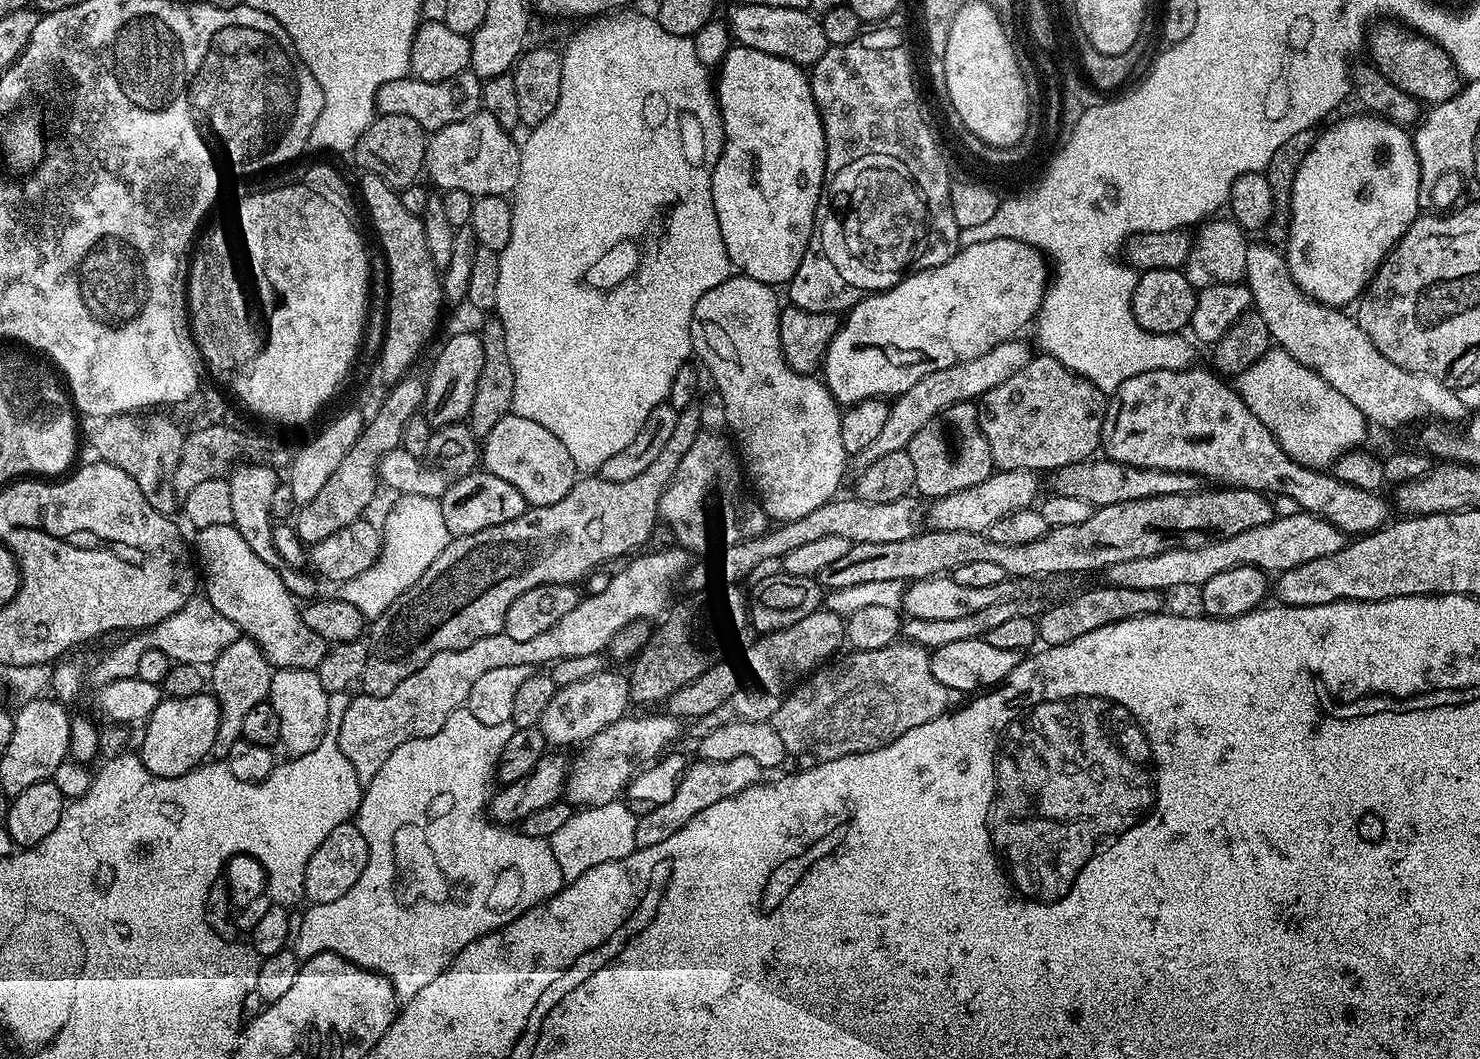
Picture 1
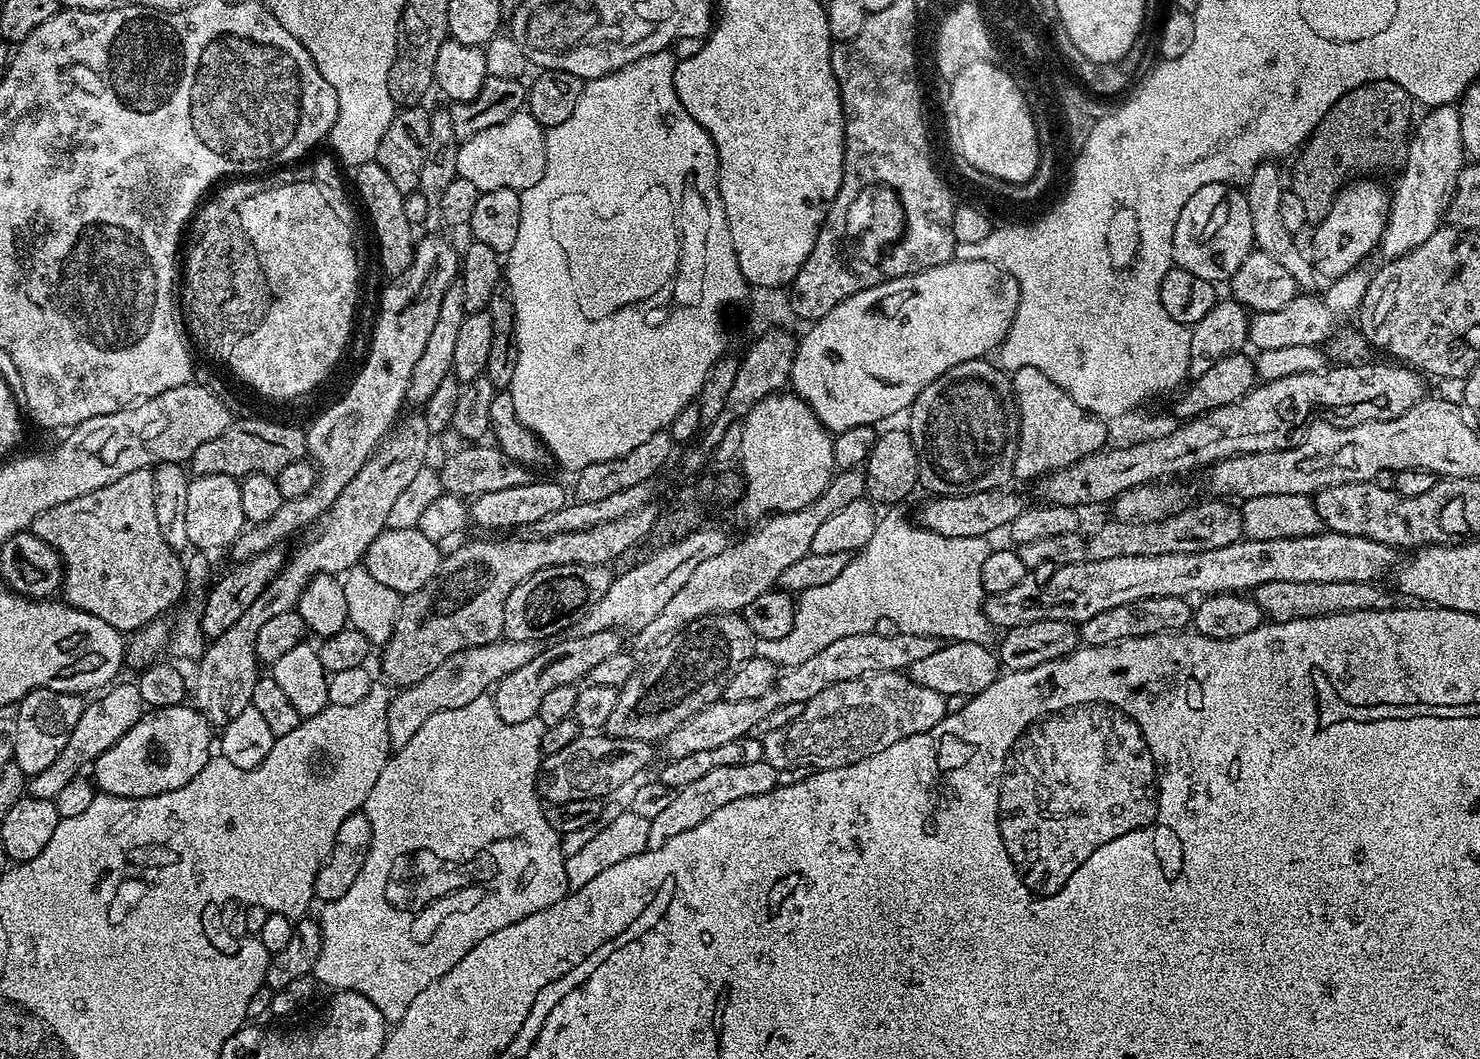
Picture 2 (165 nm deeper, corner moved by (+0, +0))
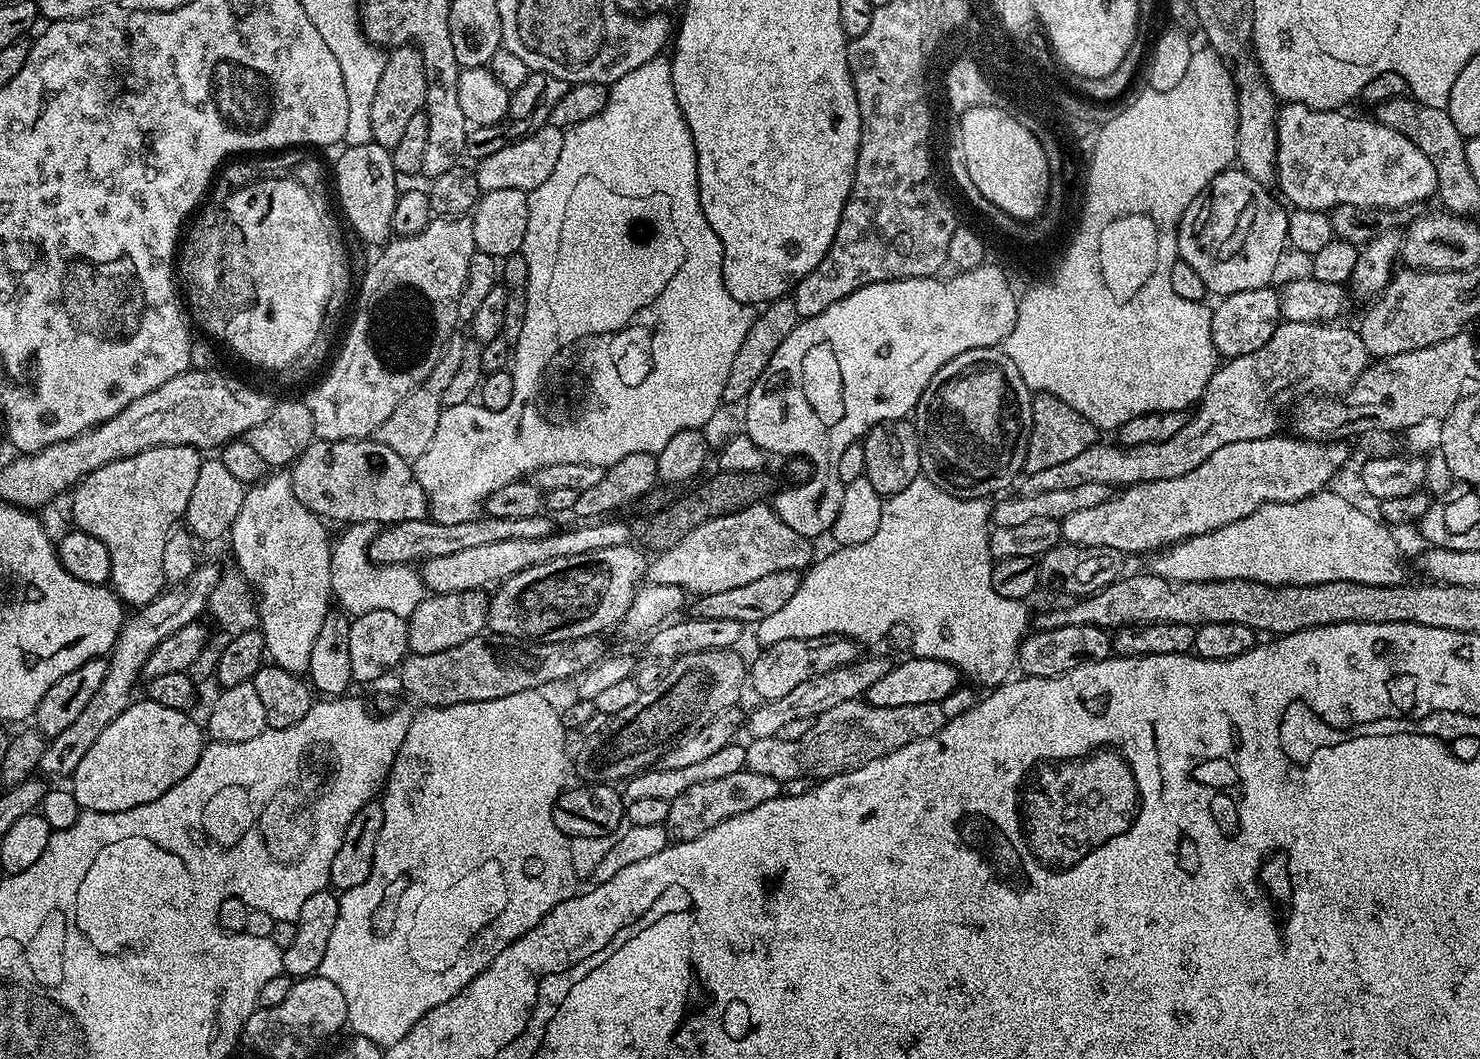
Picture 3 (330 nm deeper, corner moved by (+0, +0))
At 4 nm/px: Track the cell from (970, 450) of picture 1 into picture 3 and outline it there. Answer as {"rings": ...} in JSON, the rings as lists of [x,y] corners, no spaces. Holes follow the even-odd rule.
{"rings":[[[1003,347],[975,348],[958,354],[958,358],[950,358],[950,362],[930,378],[914,409],[923,479],[934,482],[934,486],[946,490],[946,494],[967,500],[992,498],[1008,490],[1003,488],[1010,487],[1012,479],[1021,475],[1024,467],[1028,432],[1032,428],[1032,398],[1033,393],[1026,382],[1022,382],[1022,374],[1018,374],[1018,366],[1010,362]]]}

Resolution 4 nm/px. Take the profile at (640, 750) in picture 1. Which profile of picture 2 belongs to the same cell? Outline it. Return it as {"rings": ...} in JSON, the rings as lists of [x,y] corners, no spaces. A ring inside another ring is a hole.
{"rings":[[[875,630],[862,634],[850,634],[846,638],[838,638],[838,642],[830,642],[826,650],[818,650],[814,658],[806,658],[793,668],[784,668],[776,677],[776,684],[762,694],[762,698],[749,698],[747,702],[730,702],[723,698],[706,706],[698,714],[694,714],[682,726],[675,728],[669,736],[664,737],[665,757],[668,760],[686,758],[686,754],[695,754],[698,750],[714,750],[726,742],[734,742],[738,738],[756,732],[758,722],[778,710],[778,706],[791,704],[807,704],[814,694],[822,694],[830,686],[838,682],[850,682],[854,678],[862,678],[871,672],[904,672],[914,666],[914,662],[922,662],[940,648],[941,641],[926,634],[910,634],[894,631],[878,634]]]}

